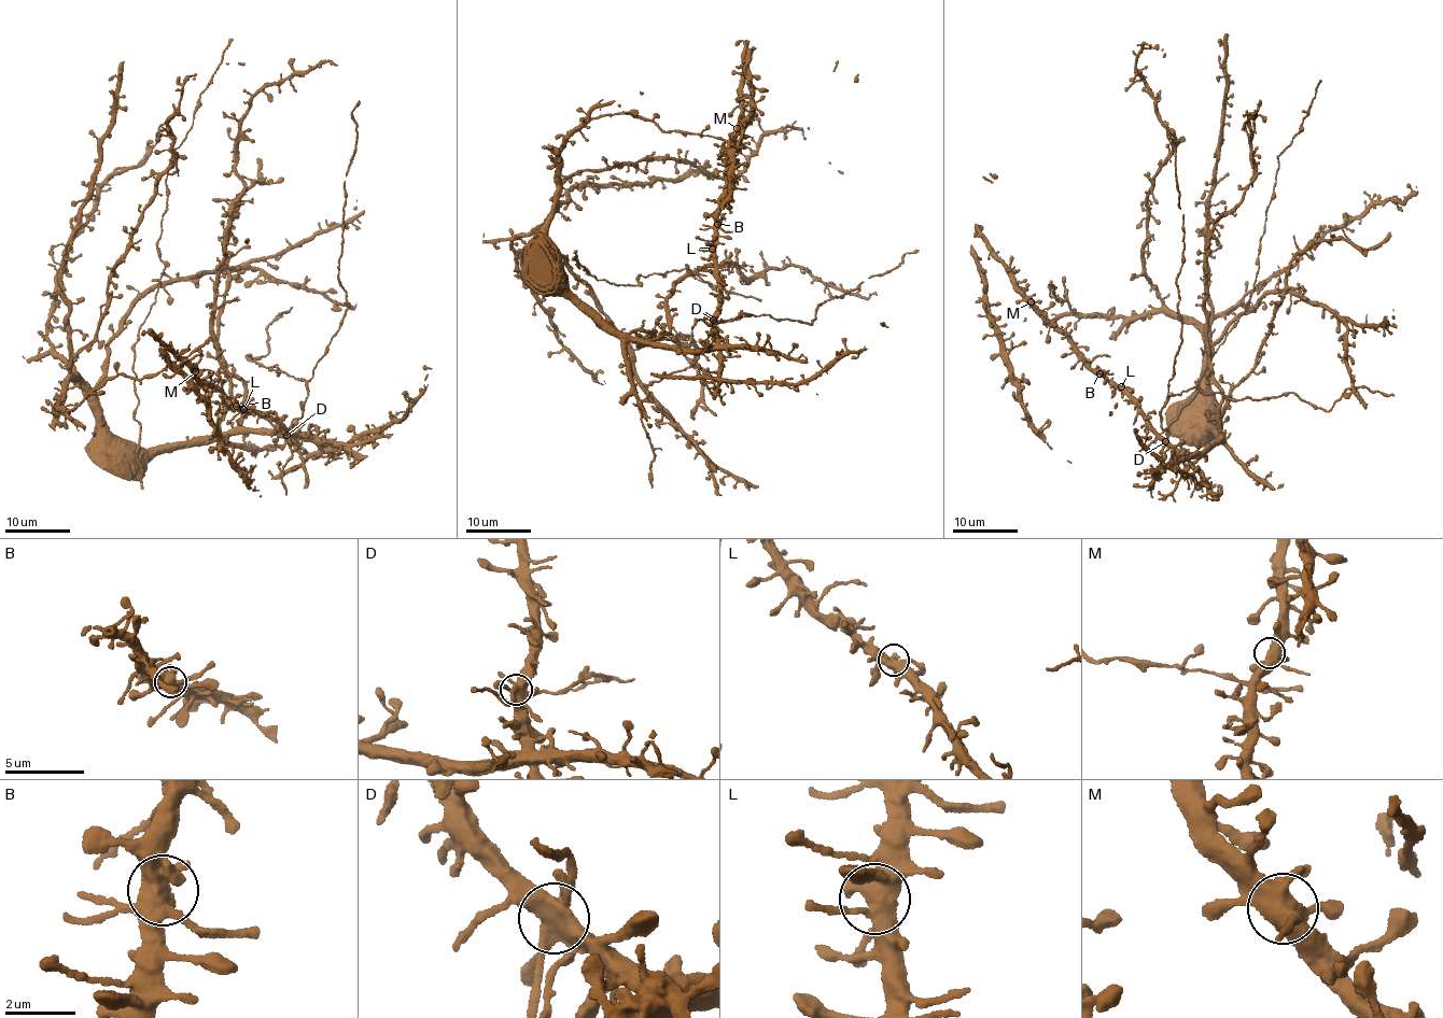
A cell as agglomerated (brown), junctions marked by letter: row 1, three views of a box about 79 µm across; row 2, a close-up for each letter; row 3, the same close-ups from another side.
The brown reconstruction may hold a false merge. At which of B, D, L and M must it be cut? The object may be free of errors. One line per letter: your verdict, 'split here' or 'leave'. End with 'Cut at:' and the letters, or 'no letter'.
B: leave
D: split here
L: leave
M: leave
Cut at: D

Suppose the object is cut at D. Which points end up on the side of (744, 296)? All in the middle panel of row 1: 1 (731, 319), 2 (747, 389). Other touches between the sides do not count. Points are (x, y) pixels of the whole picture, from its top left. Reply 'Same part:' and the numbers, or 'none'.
Same part: none

